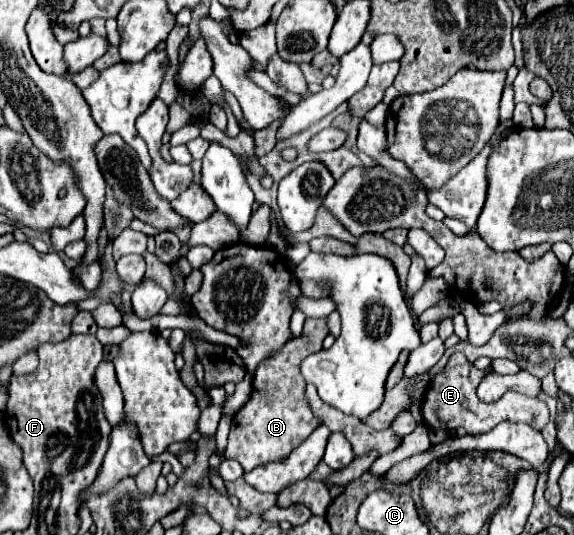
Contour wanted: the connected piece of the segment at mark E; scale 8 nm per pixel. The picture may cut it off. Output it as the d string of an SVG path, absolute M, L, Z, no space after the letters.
M454 353L450 357L446 369L430 381L424 401L426 401L426 407L430 407L436 413L442 427L446 427L450 431L464 429L470 435L488 433L502 421L526 423L526 425L532 425L534 429L540 429L540 431L544 429L544 425L550 419L550 411L544 401L540 401L536 397L526 397L520 393L508 393L502 399L498 399L496 403L484 403L476 397L476 385L482 375L484 375L484 371L478 371L472 363L468 363L462 353Z

